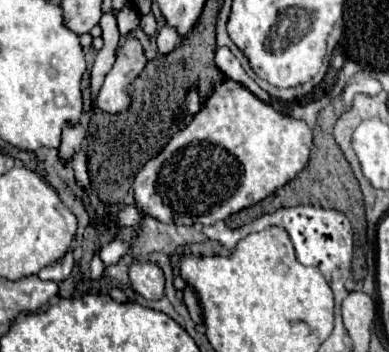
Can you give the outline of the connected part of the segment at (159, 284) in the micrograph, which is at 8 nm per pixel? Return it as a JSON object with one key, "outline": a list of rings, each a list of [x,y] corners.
{"outline":[[[135,260],[129,266],[129,280],[137,294],[147,300],[159,300],[165,294],[165,274],[149,260]]]}

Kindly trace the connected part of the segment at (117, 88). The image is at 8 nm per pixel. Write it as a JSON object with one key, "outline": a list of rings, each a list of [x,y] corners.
{"outline":[[[129,36],[123,48],[119,48],[117,52],[115,66],[105,76],[105,82],[97,96],[97,106],[109,114],[123,112],[129,106],[127,86],[141,74],[145,64],[147,60],[143,56],[141,44]]]}

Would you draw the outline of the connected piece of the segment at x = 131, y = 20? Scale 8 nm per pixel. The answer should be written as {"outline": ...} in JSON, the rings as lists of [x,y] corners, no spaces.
{"outline":[[[123,6],[119,12],[117,12],[117,24],[119,24],[119,32],[121,36],[127,36],[131,34],[137,26],[139,26],[139,14],[133,6]]]}

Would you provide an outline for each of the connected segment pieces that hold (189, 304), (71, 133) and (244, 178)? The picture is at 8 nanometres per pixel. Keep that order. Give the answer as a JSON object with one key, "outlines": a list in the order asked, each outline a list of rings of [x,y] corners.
{"outlines":[[[[187,286],[184,290],[184,303],[189,311],[191,319],[195,322],[195,324],[201,324],[203,322],[203,316],[199,304],[199,298],[190,286]]],[[[81,124],[65,126],[63,140],[61,140],[61,146],[59,146],[59,154],[63,158],[71,158],[75,154],[75,150],[79,150],[83,138],[85,138],[85,128]]],[[[223,80],[205,102],[205,106],[193,116],[193,120],[169,144],[151,158],[137,174],[133,182],[137,202],[147,210],[149,216],[161,222],[175,222],[183,226],[211,226],[217,220],[227,220],[231,214],[249,208],[267,196],[275,194],[277,188],[293,180],[309,162],[311,150],[311,128],[303,120],[295,120],[281,114],[273,106],[261,102],[243,84]]]]}

